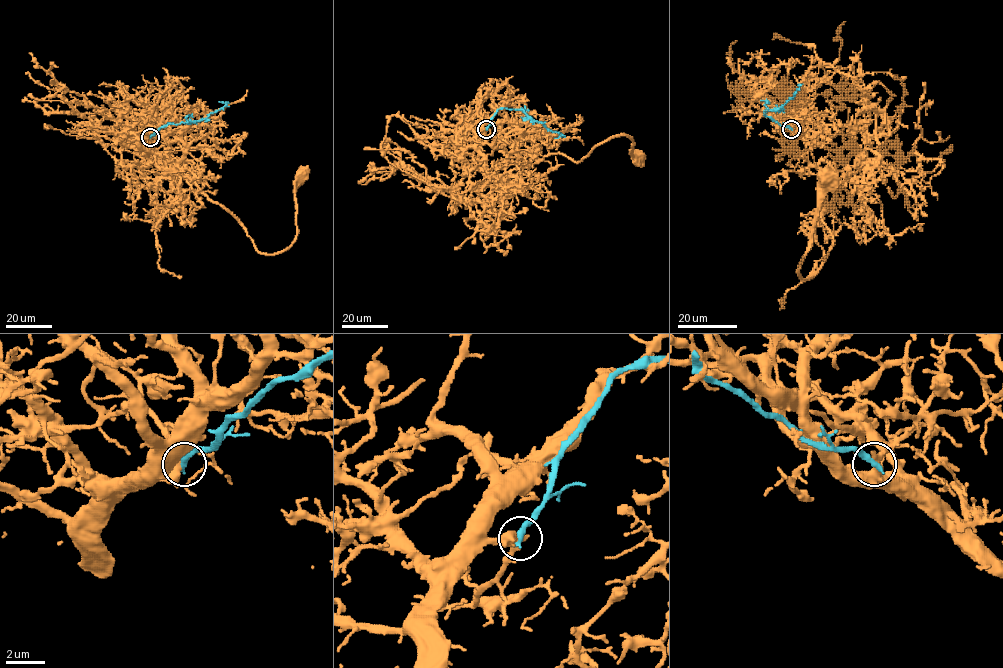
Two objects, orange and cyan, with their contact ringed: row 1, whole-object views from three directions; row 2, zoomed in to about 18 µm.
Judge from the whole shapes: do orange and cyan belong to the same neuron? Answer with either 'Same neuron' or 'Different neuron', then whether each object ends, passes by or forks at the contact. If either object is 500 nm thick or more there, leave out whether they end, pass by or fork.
Different neuron. At the ring orange passes by. At the ring cyan ends

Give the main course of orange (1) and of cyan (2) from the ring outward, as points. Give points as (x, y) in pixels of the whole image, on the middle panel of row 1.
1: (486, 129), (476, 148), (496, 175), (548, 154), (579, 162), (620, 136), (633, 140), (637, 155)
2: (486, 129), (498, 109), (521, 109), (534, 121), (562, 135), (555, 138)

